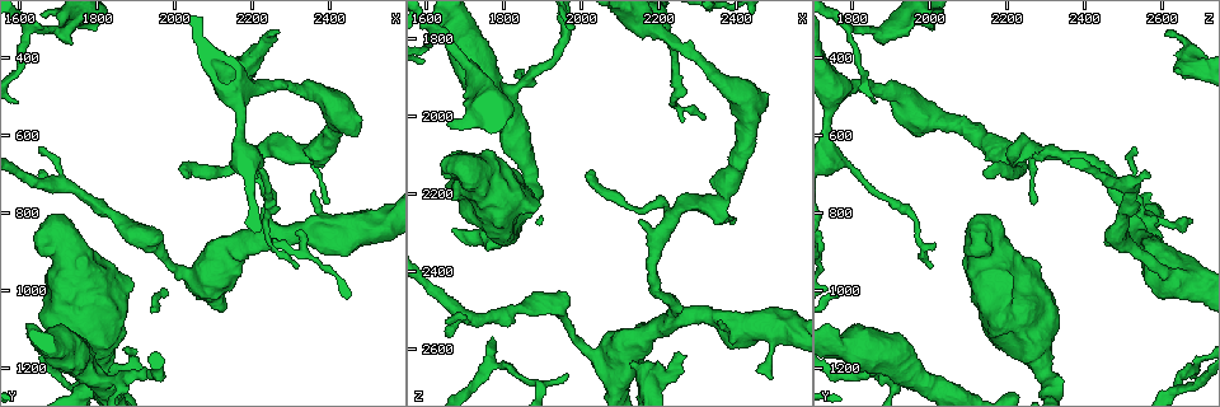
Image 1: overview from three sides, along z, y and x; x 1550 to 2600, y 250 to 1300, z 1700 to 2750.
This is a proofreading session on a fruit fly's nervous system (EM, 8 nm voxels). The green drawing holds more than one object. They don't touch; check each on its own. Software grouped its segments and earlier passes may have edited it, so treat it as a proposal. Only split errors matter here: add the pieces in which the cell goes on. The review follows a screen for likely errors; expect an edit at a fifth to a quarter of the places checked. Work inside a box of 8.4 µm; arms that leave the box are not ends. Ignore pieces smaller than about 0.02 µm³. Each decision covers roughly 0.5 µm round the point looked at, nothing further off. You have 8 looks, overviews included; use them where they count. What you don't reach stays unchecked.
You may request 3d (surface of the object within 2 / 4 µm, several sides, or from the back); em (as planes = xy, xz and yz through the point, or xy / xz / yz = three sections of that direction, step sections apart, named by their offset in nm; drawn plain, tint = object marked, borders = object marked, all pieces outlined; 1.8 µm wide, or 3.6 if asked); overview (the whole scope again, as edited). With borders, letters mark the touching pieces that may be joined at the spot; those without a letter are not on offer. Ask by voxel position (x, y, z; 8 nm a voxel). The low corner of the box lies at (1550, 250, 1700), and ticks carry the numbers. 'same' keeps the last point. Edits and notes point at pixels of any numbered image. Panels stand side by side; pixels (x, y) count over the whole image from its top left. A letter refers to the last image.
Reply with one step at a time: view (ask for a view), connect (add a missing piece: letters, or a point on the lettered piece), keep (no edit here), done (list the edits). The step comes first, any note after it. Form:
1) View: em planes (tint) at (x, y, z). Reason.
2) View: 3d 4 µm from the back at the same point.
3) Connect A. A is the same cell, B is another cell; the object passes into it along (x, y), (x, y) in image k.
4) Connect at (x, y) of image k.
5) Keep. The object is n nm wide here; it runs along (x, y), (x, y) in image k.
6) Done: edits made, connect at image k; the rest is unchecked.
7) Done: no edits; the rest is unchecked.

View: em planes (borders) at (2255, 340, 2605). Branch stops here.

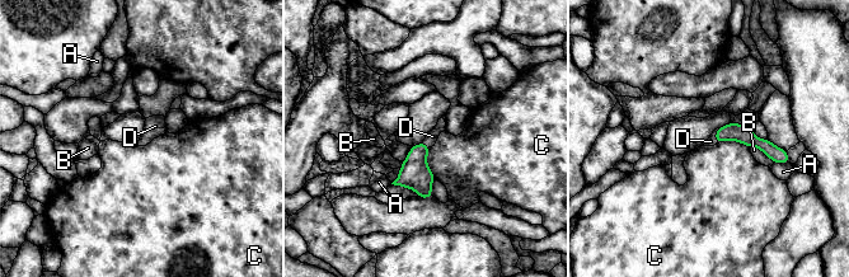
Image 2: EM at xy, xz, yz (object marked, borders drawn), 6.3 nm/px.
Connect D. D is the same cell, A, B and C are other cells; the object passes into it along (732, 131), (714, 136), (711, 141) in image 2; it goes on there.

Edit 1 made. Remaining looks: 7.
View: overview. Redraw.

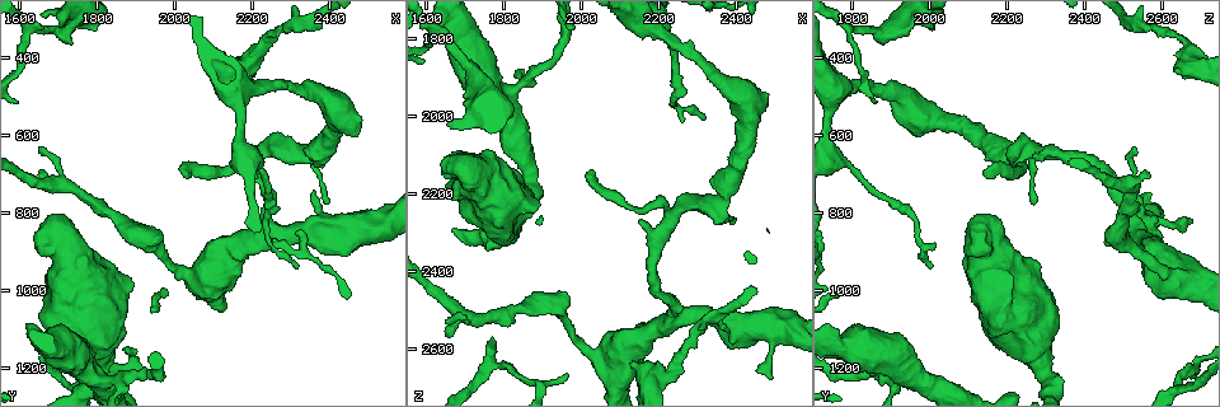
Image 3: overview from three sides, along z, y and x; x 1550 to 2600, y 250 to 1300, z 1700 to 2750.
View: 3d 4 µm at (2320, 935, 2000). Tapers out.

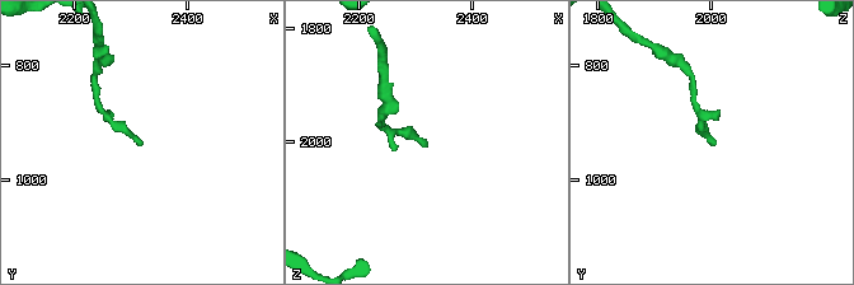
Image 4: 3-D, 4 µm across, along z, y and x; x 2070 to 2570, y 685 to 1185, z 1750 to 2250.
View: em 3.6 µm xz step 16 (plain) at (2320, 935, 1995). Shape alone is not enough.

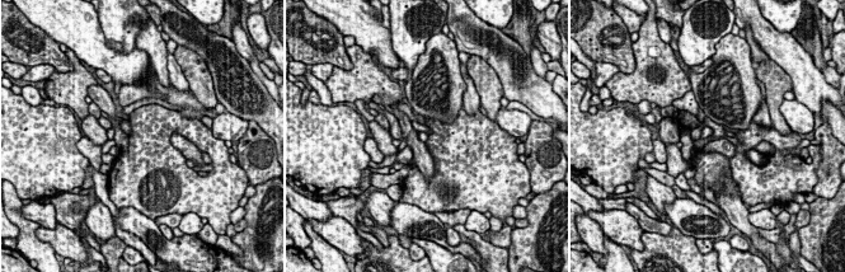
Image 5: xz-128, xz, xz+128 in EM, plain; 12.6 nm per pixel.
View: em 3.6 µm xz step 16 (borders) at the same point. What lies round it.

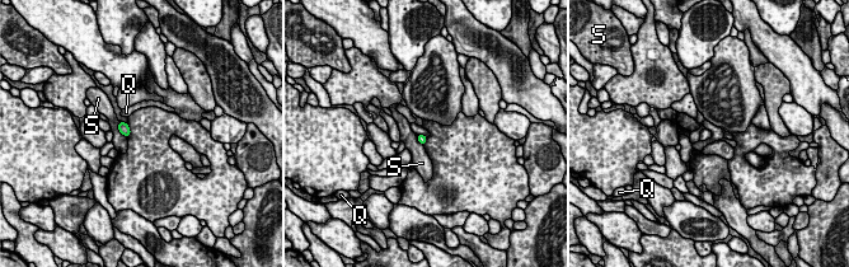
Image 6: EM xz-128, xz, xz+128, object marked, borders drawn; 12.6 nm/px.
Keep. The object is 120 nm wide here; Q and S are other cells; none of them fits.

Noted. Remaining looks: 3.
View: em xy step 4 (tint) at (2175, 490, 1770). Sudden change in width.

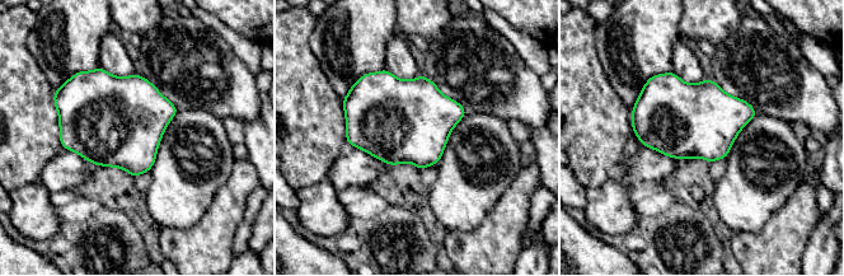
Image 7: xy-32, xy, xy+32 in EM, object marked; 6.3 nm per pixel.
View: em xz step 16 (borders) at the same point.

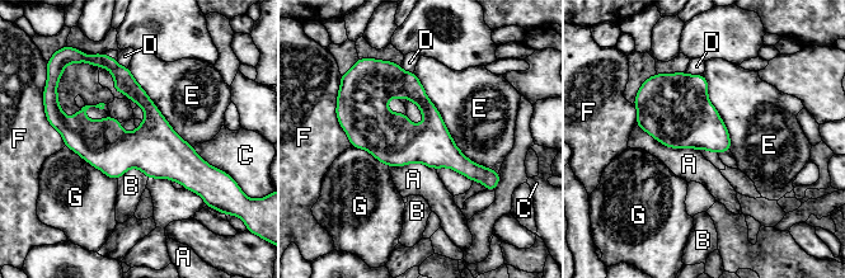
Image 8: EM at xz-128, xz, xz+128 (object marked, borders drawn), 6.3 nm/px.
Keep. The object is 260 nm wide here; A, B, C, D, E, F and G are other cells; a border runs along (635, 125), (667, 146), (698, 150) in image 8; none of them fits.

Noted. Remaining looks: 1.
Done: edits made, connect at image 2; the rest is unchecked.

